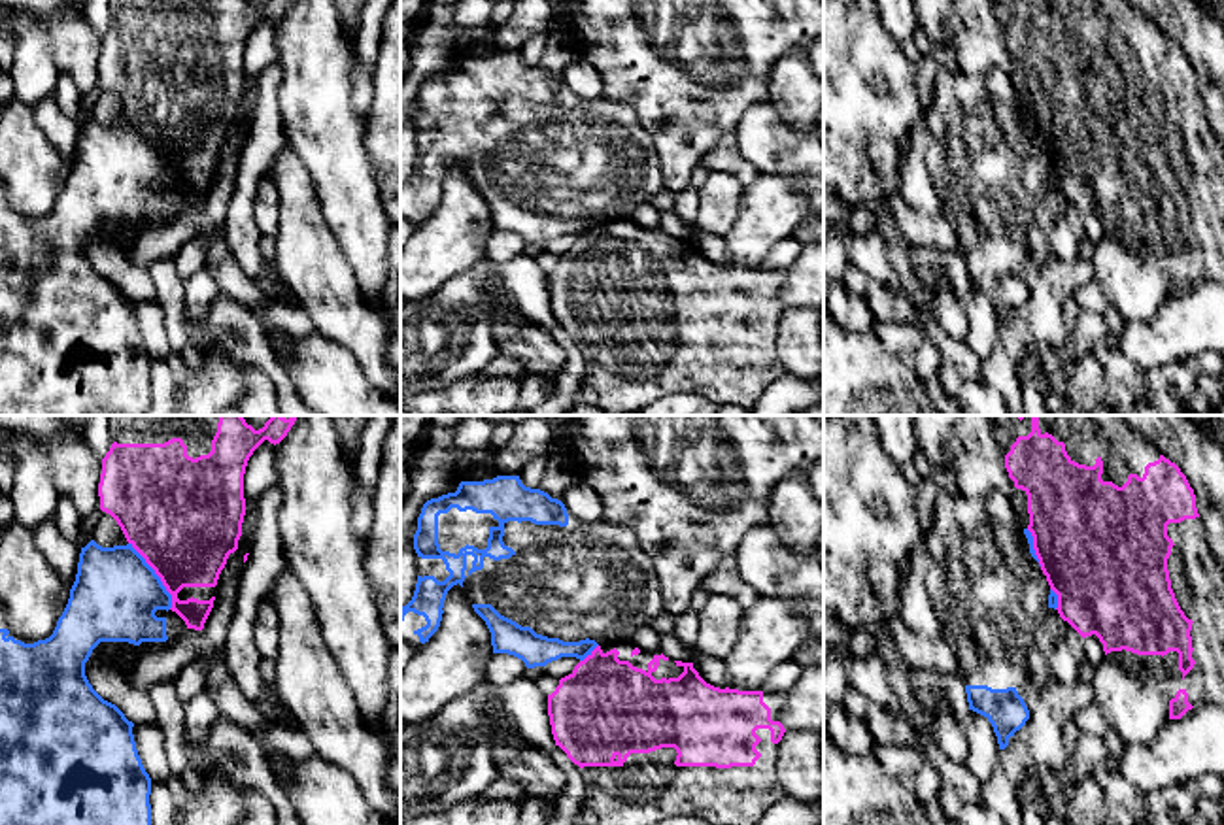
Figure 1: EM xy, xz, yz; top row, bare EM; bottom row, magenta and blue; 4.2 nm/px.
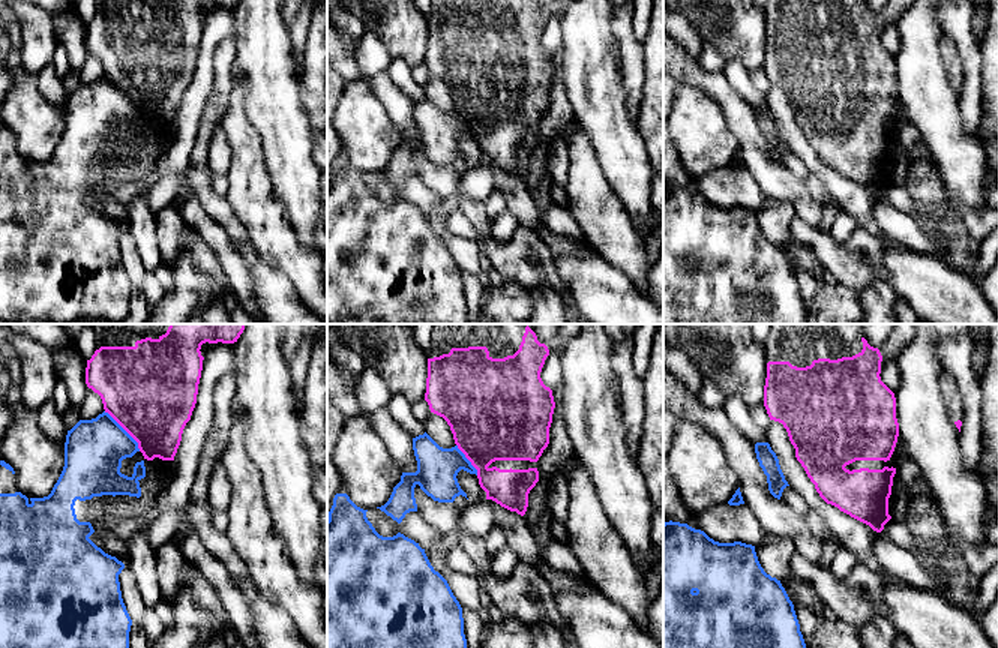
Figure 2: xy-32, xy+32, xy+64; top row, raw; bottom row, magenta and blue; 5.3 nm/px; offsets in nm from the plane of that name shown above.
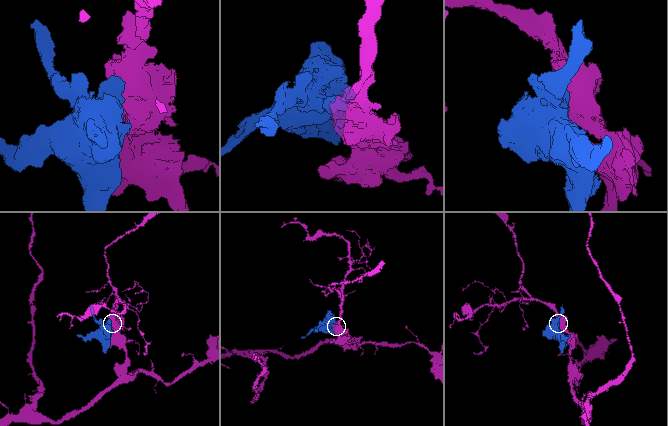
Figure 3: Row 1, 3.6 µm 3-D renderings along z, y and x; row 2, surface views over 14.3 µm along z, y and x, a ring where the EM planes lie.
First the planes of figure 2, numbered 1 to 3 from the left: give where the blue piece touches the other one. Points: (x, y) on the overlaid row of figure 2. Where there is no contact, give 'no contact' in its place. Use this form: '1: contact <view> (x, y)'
1: contact xy-32 (125, 429)
2: contact xy+32 (467, 458)
3: no contact

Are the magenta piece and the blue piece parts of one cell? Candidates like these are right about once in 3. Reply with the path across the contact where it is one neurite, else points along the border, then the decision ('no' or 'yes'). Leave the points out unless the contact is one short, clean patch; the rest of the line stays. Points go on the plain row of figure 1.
no

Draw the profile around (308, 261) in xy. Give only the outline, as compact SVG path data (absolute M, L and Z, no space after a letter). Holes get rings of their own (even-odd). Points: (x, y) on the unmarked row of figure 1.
M285 143L278 153L272 172L281 208L276 236L276 266L280 278L295 295L300 308L310 315L319 336L346 347L361 364L368 381L389 396L400 400L393 368L387 362L391 328L385 315L374 311L361 293L355 276L340 253L325 217L319 210L312 177L295 151Z

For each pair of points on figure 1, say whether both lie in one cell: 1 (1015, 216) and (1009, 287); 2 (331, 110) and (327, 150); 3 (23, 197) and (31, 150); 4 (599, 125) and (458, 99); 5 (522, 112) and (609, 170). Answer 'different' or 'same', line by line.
1: same
2: same
3: same
4: same
5: same

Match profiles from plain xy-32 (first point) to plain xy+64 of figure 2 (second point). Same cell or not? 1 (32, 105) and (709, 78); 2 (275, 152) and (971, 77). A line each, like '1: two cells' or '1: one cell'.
1: two cells
2: two cells

